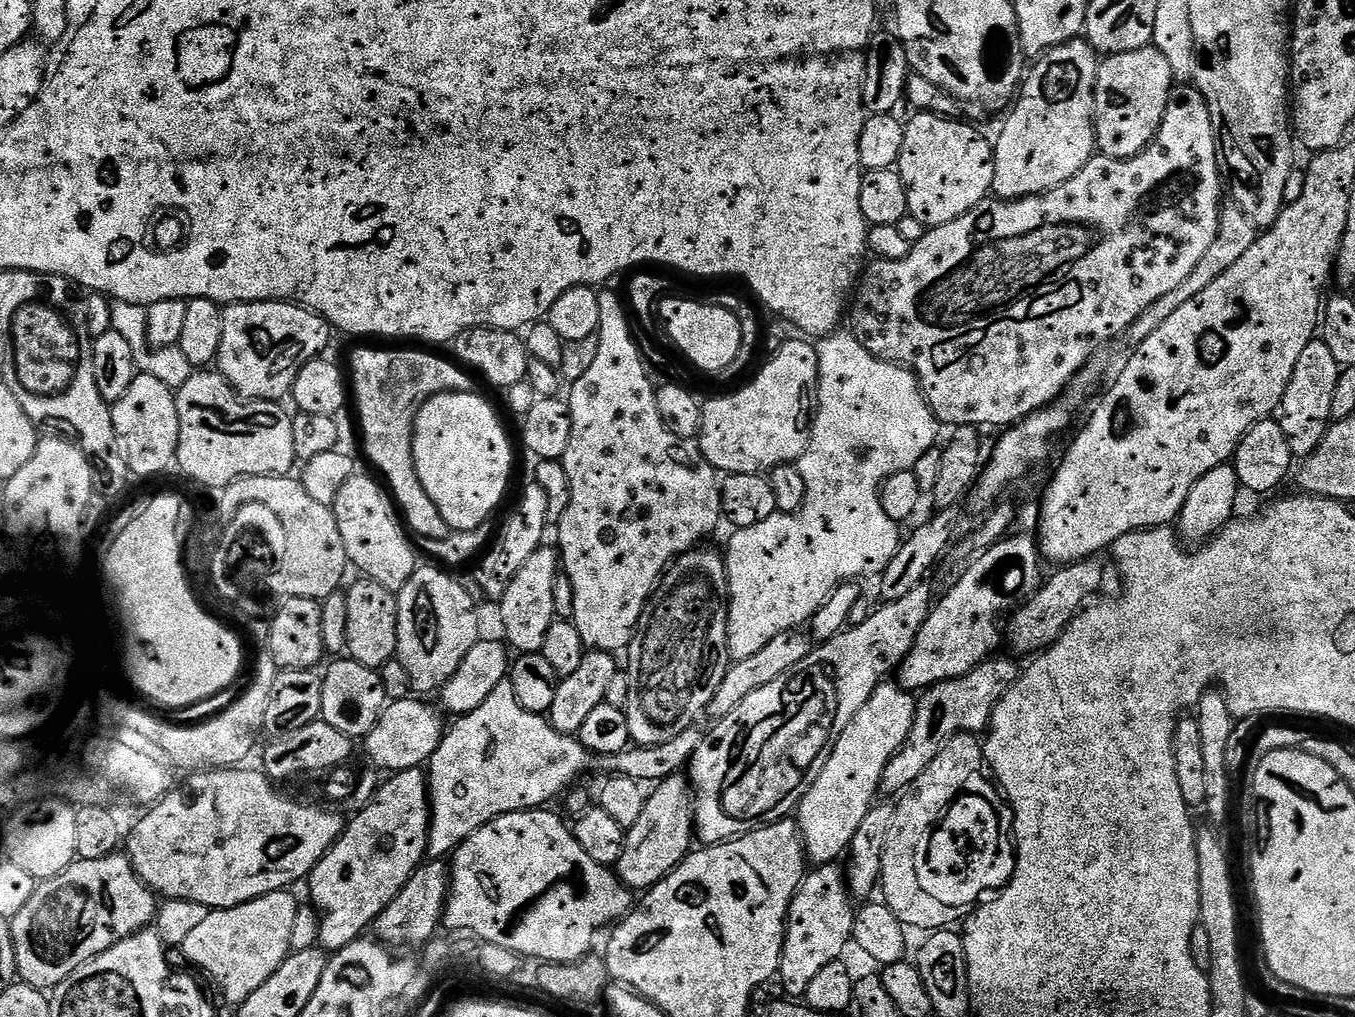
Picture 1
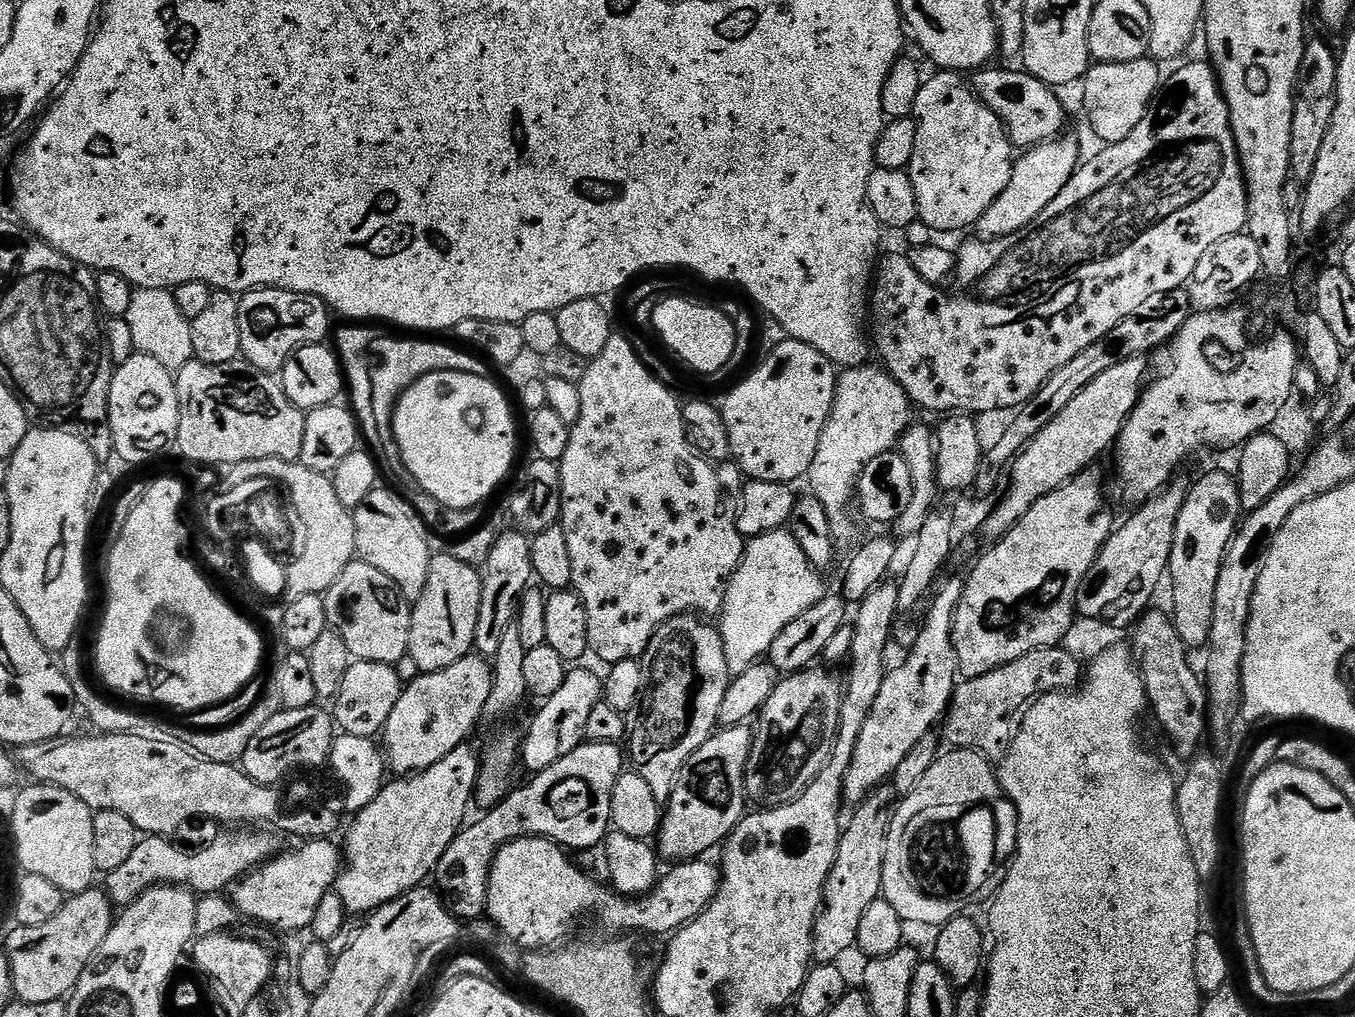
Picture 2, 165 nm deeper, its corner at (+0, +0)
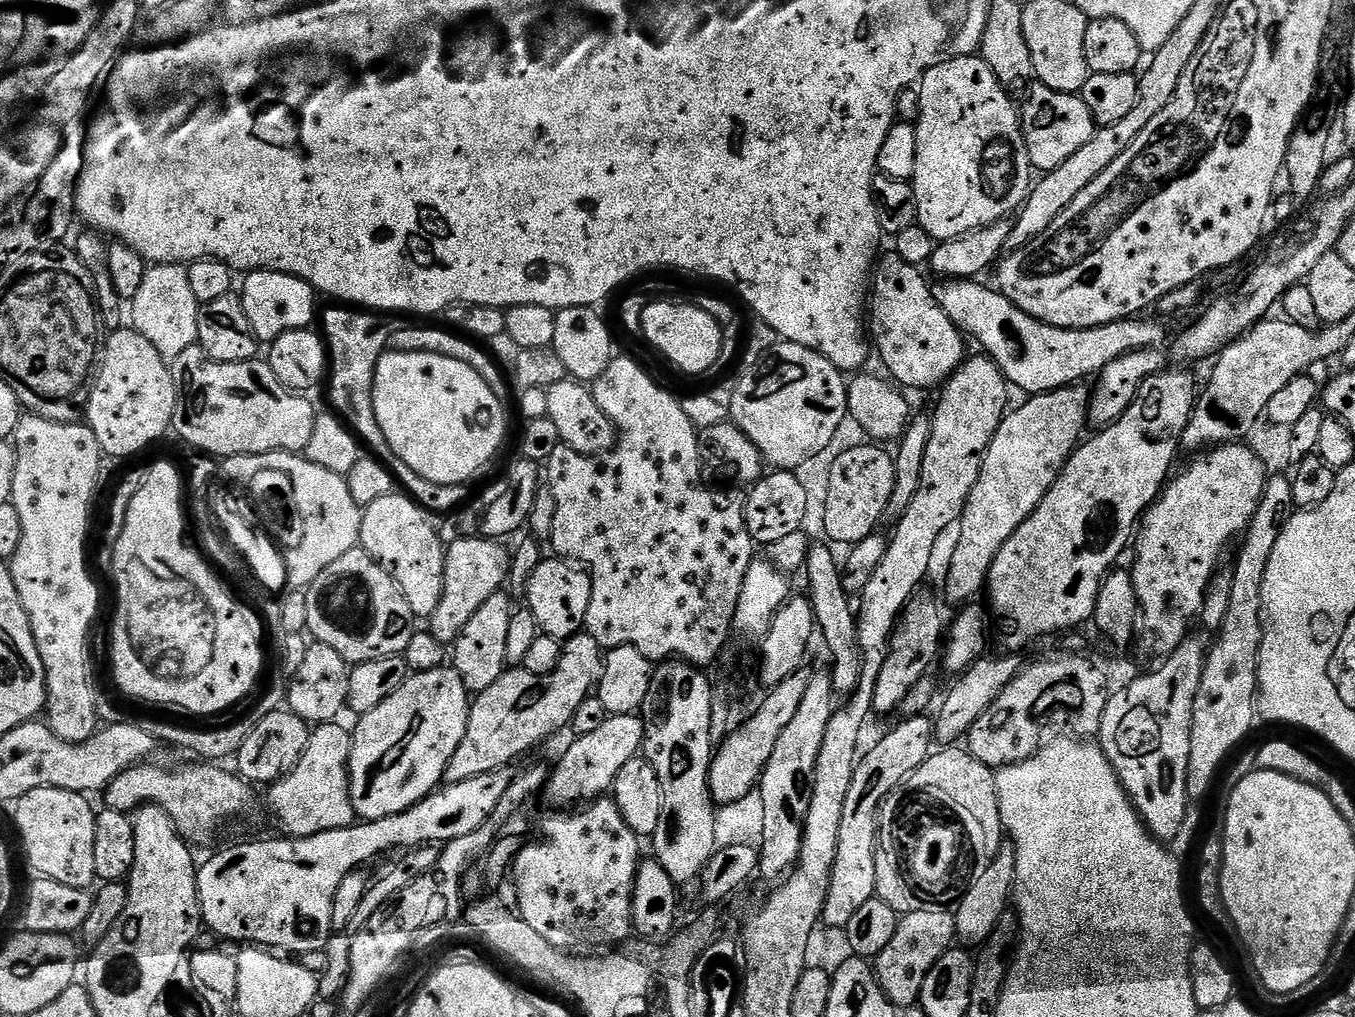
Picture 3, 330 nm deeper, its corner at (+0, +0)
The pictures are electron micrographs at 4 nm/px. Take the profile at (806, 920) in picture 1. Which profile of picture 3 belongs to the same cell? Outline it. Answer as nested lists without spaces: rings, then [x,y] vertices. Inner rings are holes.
[[[927,715],[912,716],[902,722],[894,725],[865,756],[863,753],[854,770],[850,794],[846,794],[846,806],[842,810],[842,826],[838,830],[838,854],[828,883],[828,897],[824,900],[822,920],[827,927],[847,929],[855,912],[876,896],[879,803],[903,783],[909,773],[918,770],[933,751],[934,724]]]

